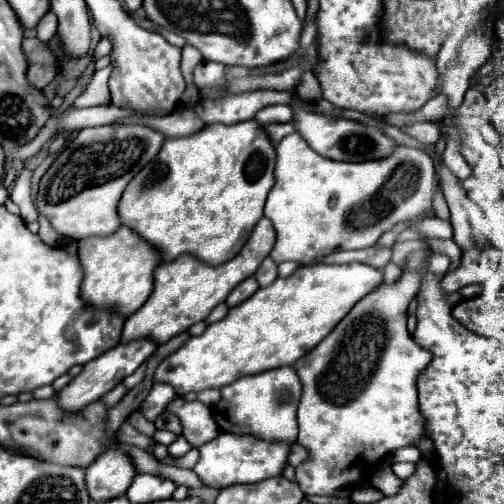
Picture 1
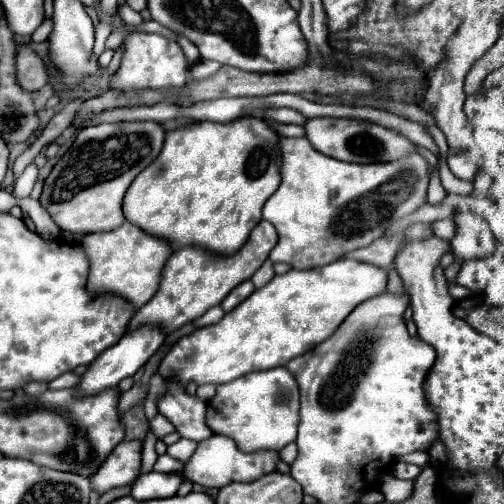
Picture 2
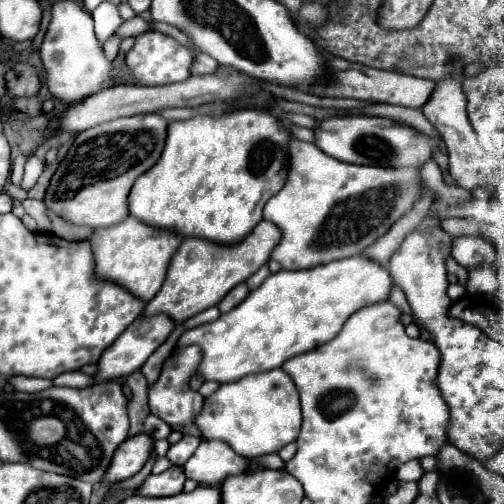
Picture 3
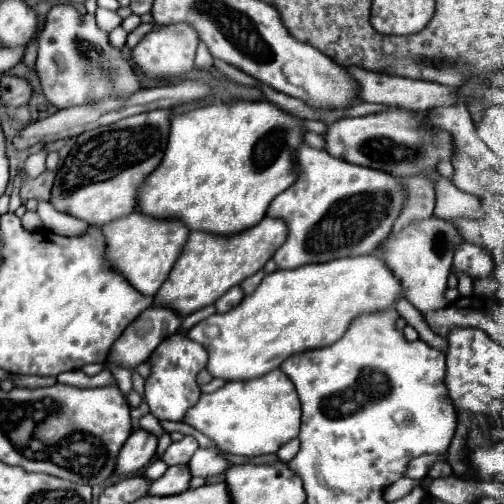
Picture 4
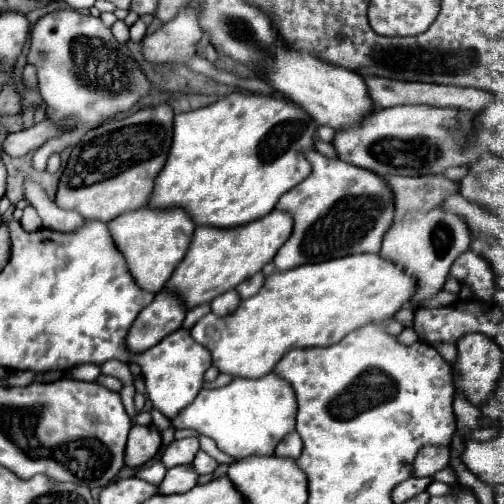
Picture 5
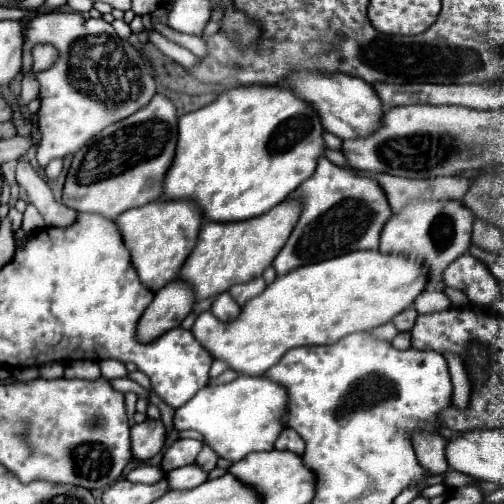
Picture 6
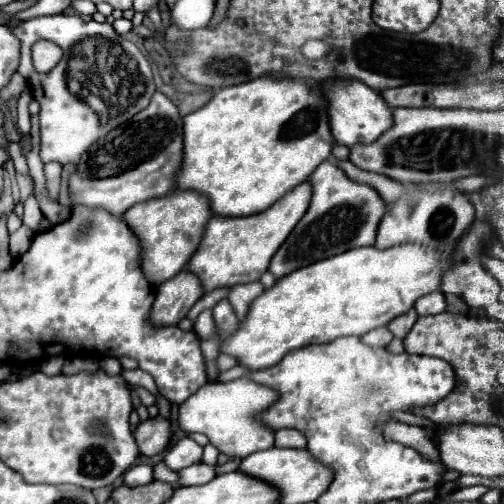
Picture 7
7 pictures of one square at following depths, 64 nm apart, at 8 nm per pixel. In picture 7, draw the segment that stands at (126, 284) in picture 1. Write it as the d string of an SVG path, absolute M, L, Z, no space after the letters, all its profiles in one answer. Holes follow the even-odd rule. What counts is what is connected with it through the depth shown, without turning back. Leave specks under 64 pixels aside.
M174 190L172 194L164 198L152 198L142 204L134 204L126 214L124 220L142 244L142 270L146 280L152 286L160 286L168 278L182 272L192 258L192 254L198 250L206 224L212 218L210 200L204 194L198 194L194 190Z

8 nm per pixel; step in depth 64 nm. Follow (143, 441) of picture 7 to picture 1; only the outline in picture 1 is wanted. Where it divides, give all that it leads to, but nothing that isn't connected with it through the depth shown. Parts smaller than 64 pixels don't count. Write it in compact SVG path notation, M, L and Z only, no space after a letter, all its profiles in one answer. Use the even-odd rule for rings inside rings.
M110 448L86 470L88 492L96 502L122 496L134 476L136 468L132 458L118 448Z

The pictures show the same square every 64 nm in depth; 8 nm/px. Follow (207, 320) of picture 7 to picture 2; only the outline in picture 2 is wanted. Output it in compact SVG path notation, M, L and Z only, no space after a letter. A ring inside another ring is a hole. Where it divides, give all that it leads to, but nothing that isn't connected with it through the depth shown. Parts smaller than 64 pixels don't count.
M350 258L336 260L332 264L318 266L312 270L288 270L282 276L274 276L266 286L254 290L240 306L224 314L220 322L198 328L188 336L182 336L172 346L172 350L164 356L158 372L164 378L168 376L176 378L182 384L194 380L198 386L202 386L202 384L226 384L250 372L286 366L292 358L310 352L320 342L330 338L358 304L384 294L386 282L388 282L388 272L384 268L350 260Z

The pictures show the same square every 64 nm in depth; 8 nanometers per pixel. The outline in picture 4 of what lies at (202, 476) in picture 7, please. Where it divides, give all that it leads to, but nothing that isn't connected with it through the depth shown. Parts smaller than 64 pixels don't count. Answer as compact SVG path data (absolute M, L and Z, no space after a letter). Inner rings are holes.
M170 466L162 478L150 484L150 494L156 496L170 496L170 494L180 494L190 488L190 468L188 466Z

